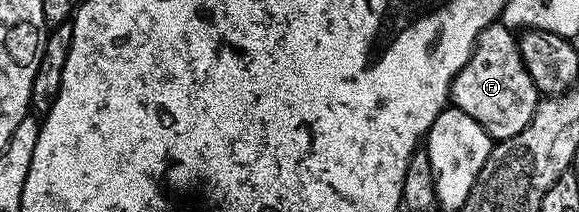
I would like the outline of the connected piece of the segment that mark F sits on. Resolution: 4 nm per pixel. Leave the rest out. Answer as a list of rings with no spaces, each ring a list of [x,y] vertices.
[[[496,20],[479,33],[469,60],[451,82],[450,101],[454,109],[465,112],[465,116],[473,116],[492,140],[512,138],[524,130],[541,95],[525,68],[519,40],[512,27]]]

